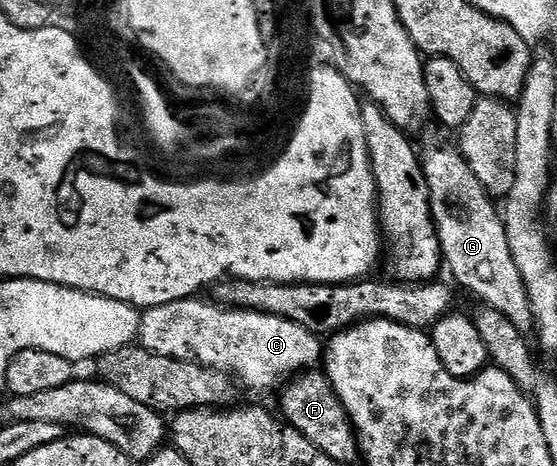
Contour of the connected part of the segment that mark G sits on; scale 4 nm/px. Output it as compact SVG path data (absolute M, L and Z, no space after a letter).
M455 145L426 147L422 150L422 165L430 192L432 220L440 237L440 252L446 270L456 277L455 285L465 286L474 297L481 298L487 309L502 312L519 330L531 331L534 323L530 296L522 272L514 264L514 252L510 252L510 240L506 240L497 203L478 184L478 176L470 172L470 164L466 164Z

